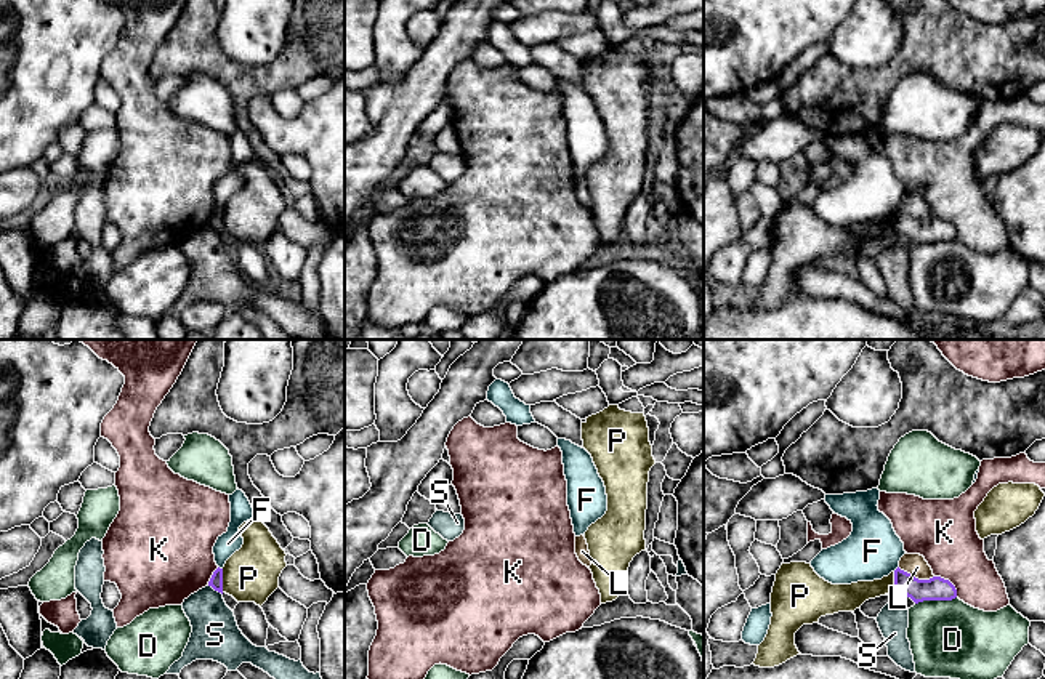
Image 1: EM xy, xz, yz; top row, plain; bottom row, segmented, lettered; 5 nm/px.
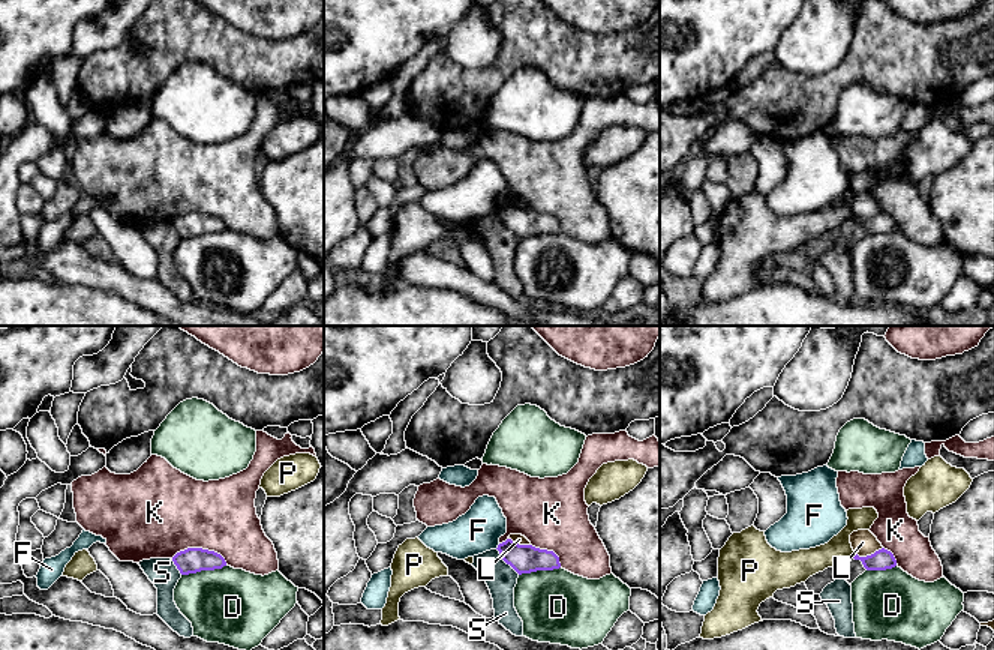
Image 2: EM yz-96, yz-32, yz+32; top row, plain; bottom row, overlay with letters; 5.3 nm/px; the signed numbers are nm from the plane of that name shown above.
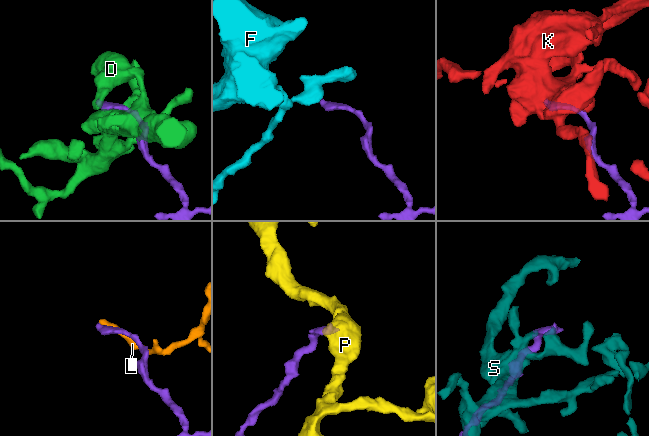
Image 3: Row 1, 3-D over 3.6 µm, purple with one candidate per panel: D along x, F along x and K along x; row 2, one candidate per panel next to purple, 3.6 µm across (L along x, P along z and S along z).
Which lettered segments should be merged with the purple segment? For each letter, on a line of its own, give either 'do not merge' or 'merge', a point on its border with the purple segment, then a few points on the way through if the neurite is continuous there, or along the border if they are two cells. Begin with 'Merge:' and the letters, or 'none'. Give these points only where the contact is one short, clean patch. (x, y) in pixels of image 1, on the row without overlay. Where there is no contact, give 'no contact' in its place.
Merge: none
D: do not merge | yz (935, 241)
F: do not merge | yz (896, 210) | along yz (898, 207), (893, 212)
K: do not merge | yz (949, 223)
L: do not merge | yz (914, 218) | along yz (898, 208), (919, 220), (933, 218)
P: do not merge | xy (221, 221) | along xy (221, 210), (223, 233)
S: do not merge | xy (215, 231)

